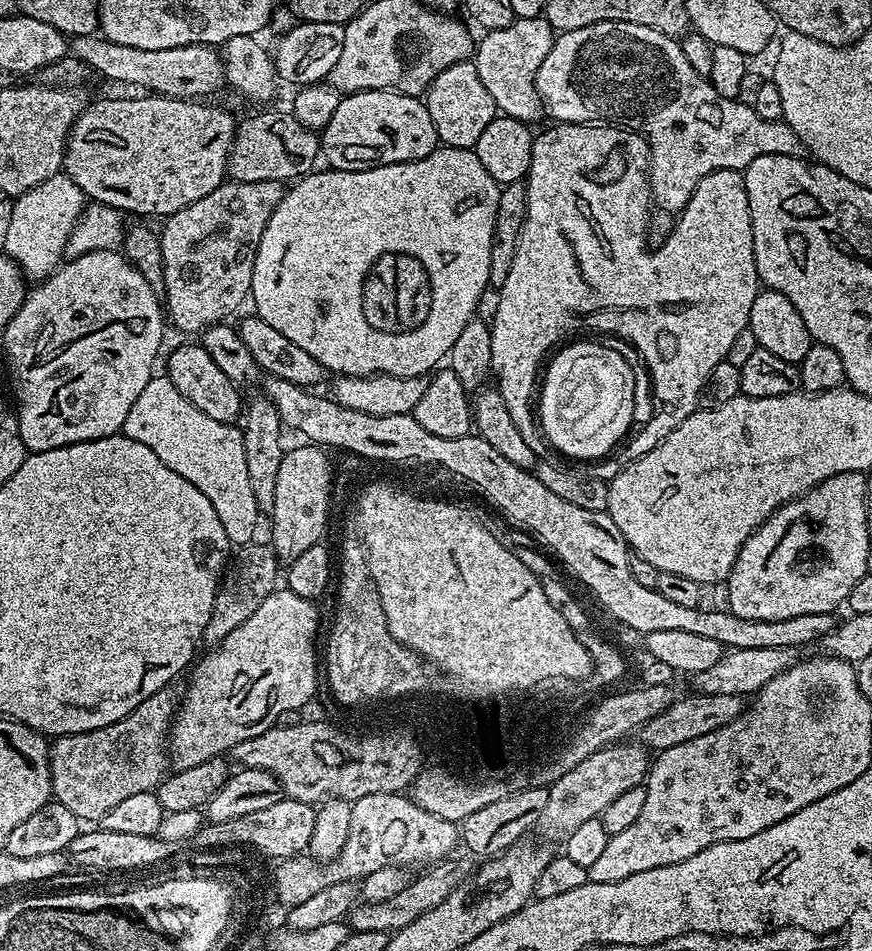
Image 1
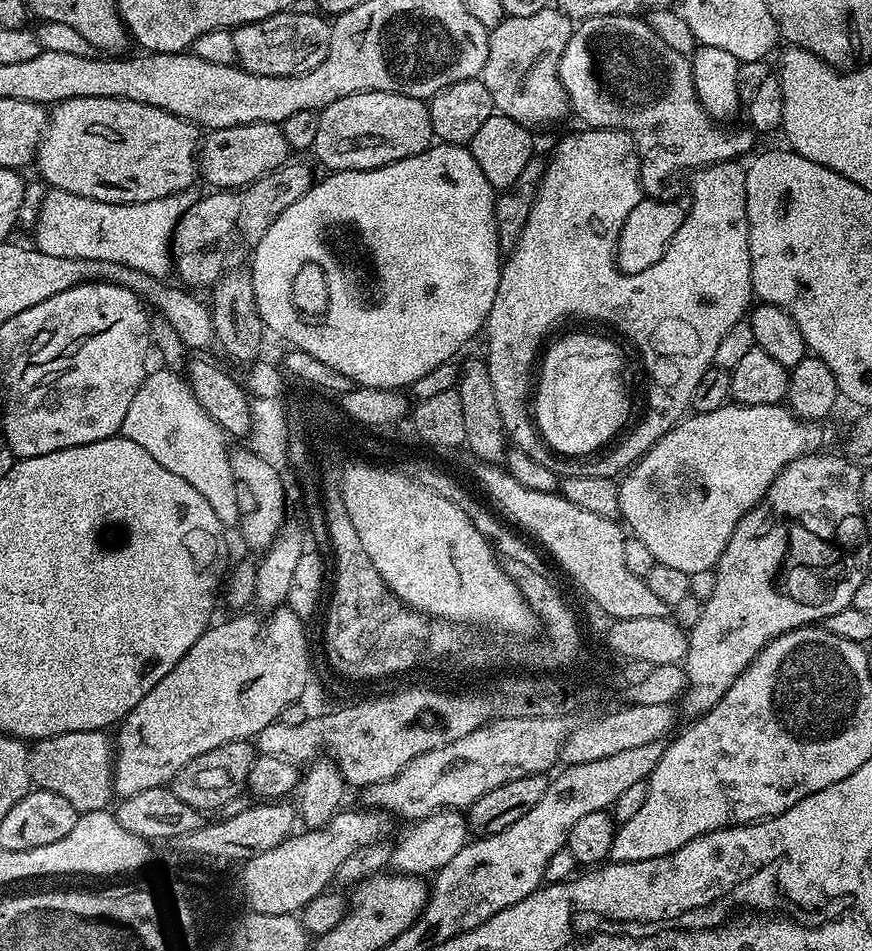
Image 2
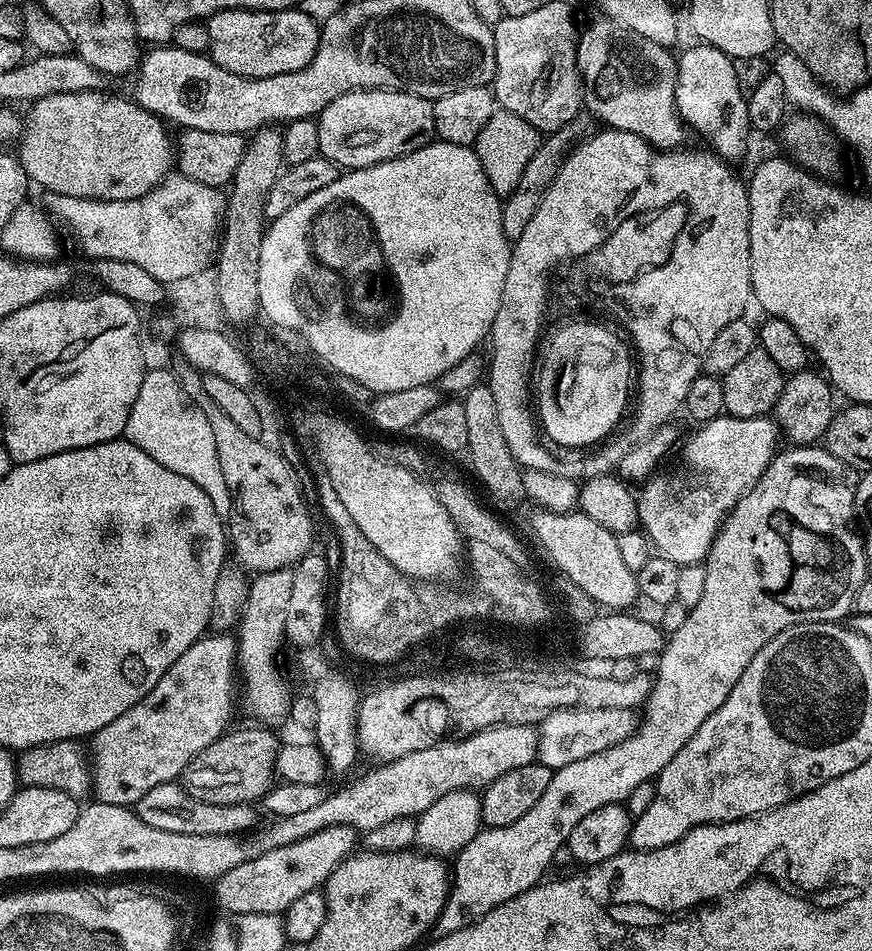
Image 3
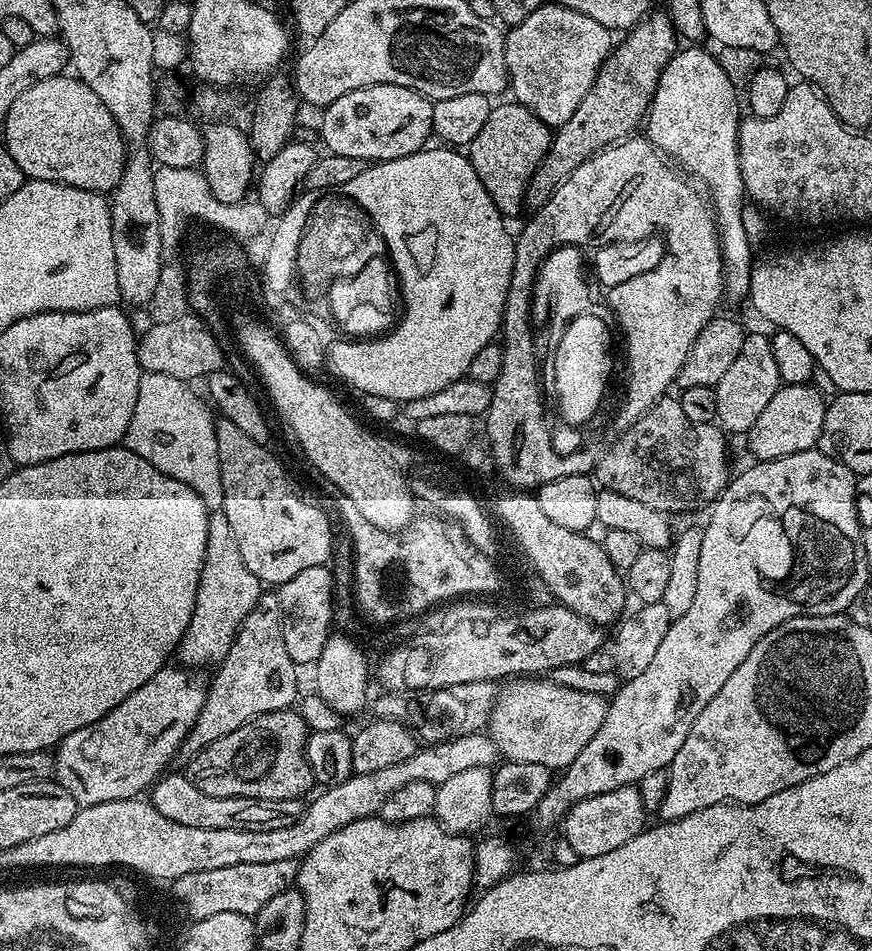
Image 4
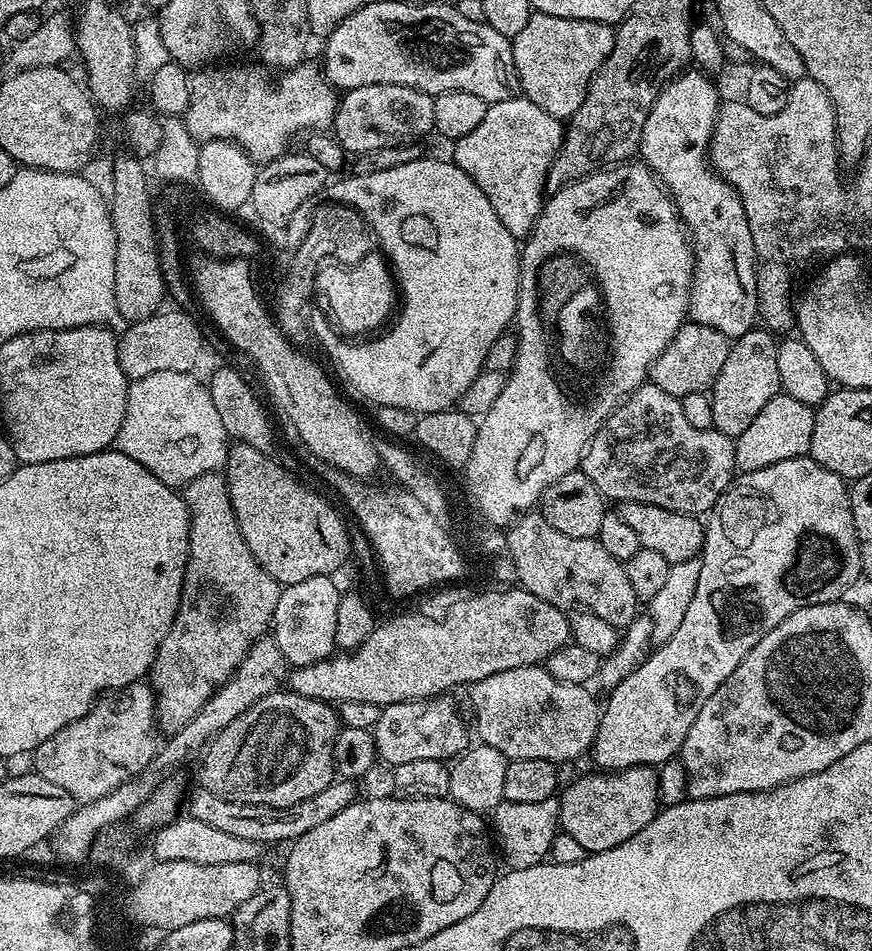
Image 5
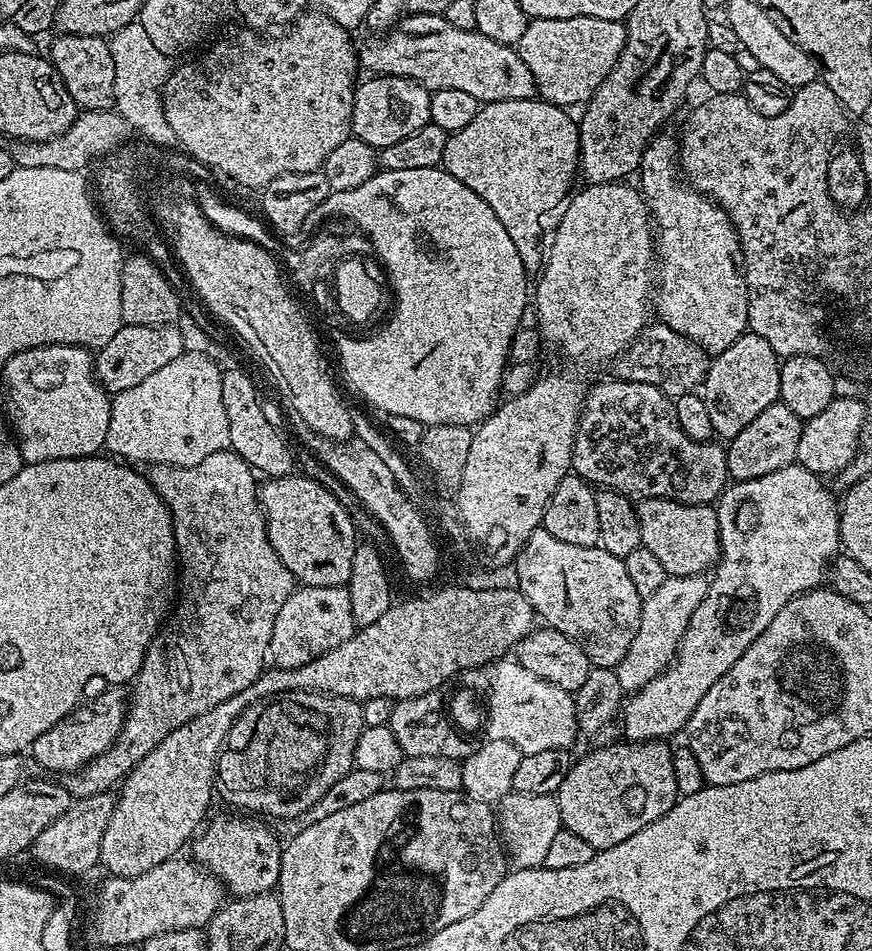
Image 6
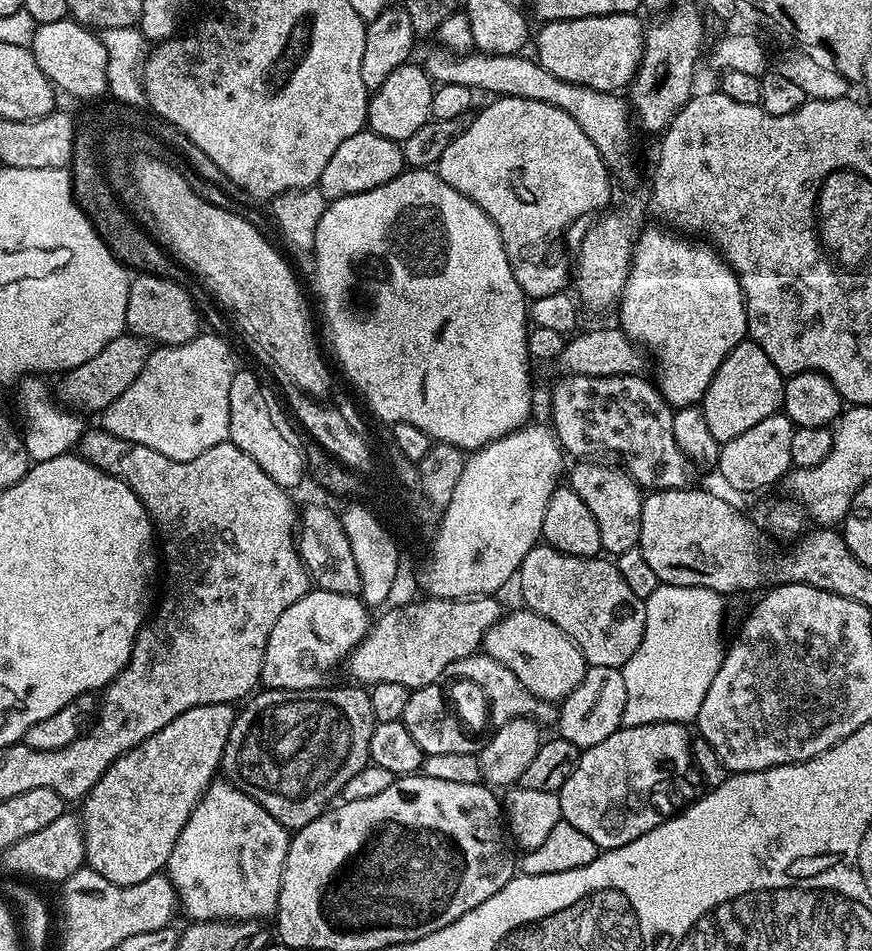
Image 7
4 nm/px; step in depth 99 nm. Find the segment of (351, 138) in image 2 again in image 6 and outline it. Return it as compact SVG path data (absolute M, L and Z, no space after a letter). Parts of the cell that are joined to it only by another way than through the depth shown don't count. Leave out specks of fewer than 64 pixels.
M378 76L361 79L356 85L352 111L352 136L375 150L394 146L402 138L422 130L430 122L430 92L414 80L401 76Z

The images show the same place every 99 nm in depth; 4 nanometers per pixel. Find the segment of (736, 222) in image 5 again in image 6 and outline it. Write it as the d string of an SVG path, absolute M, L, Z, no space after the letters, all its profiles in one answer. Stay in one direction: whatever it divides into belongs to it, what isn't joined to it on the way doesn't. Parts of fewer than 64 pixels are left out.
M658 134L655 138L644 148L642 154L642 162L640 163L640 170L638 173L639 187L642 189L642 195L648 202L648 210L651 219L654 221L655 236L654 244L658 249L658 283L654 288L654 312L658 317L659 323L670 326L678 334L682 334L686 338L690 338L694 343L700 345L705 352L715 354L726 350L726 346L730 346L730 342L738 342L738 338L743 336L745 332L749 331L748 326L748 287L746 286L746 274L744 273L744 255L742 254L742 246L740 239L736 233L736 227L732 225L728 215L722 211L719 204L715 200L710 200L706 196L700 195L695 188L689 186L678 175L678 140L675 135L664 136L665 134Z

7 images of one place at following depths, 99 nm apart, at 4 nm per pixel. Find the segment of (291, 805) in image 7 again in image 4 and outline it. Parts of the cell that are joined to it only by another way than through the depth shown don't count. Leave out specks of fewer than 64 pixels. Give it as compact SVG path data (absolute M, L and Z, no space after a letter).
M296 710L267 712L246 726L238 726L234 734L210 742L193 760L187 761L186 775L202 794L214 794L214 798L274 798L303 797L304 791L314 784L312 767L308 765L308 737L310 724Z

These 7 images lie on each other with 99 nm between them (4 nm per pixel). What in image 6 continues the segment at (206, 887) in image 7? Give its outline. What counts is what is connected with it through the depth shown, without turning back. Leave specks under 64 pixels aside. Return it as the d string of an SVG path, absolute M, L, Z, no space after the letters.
M213 815L203 825L191 845L195 863L211 872L233 897L272 892L280 883L281 837L273 829L272 833L266 825L259 824L256 821L259 819L251 815L232 815L236 816Z

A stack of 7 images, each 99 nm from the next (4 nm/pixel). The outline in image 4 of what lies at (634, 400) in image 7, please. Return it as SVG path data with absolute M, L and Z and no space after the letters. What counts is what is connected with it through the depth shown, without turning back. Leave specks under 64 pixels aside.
M669 394L665 396L664 399L657 400L656 403L653 404L652 409L644 415L641 420L631 424L618 439L611 441L610 447L596 464L594 480L605 492L626 494L626 498L635 498L637 502L643 502L646 506L654 506L654 510L665 514L673 514L672 512L696 512L699 508L704 507L704 509L707 509L720 499L730 479L730 471L728 472L728 444L724 439L726 439L724 429L717 426L715 423L695 424L694 422L690 422L690 418L686 418L686 413L682 411L679 399L677 399L675 395Z

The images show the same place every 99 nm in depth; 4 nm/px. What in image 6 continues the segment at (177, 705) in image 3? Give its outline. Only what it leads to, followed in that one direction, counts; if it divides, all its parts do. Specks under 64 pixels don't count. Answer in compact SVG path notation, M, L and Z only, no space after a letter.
M108 686L105 689L105 692L98 693L93 700L85 699L73 708L70 714L66 714L66 718L50 726L46 734L38 734L38 738L34 738L30 755L37 769L44 771L45 768L48 771L45 773L48 774L76 772L98 758L98 754L105 752L116 741L128 713L129 697L123 687Z

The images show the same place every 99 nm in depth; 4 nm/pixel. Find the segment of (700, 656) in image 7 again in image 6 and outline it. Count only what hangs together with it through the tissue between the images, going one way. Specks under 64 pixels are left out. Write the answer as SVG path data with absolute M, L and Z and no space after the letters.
M707 575L670 576L666 582L662 582L660 589L654 590L654 594L643 597L642 622L638 626L638 634L634 634L634 642L630 642L626 658L615 667L618 682L625 693L637 692L675 660L682 634L688 629L694 610L698 610L698 606L702 606L702 598L706 598L708 581Z

